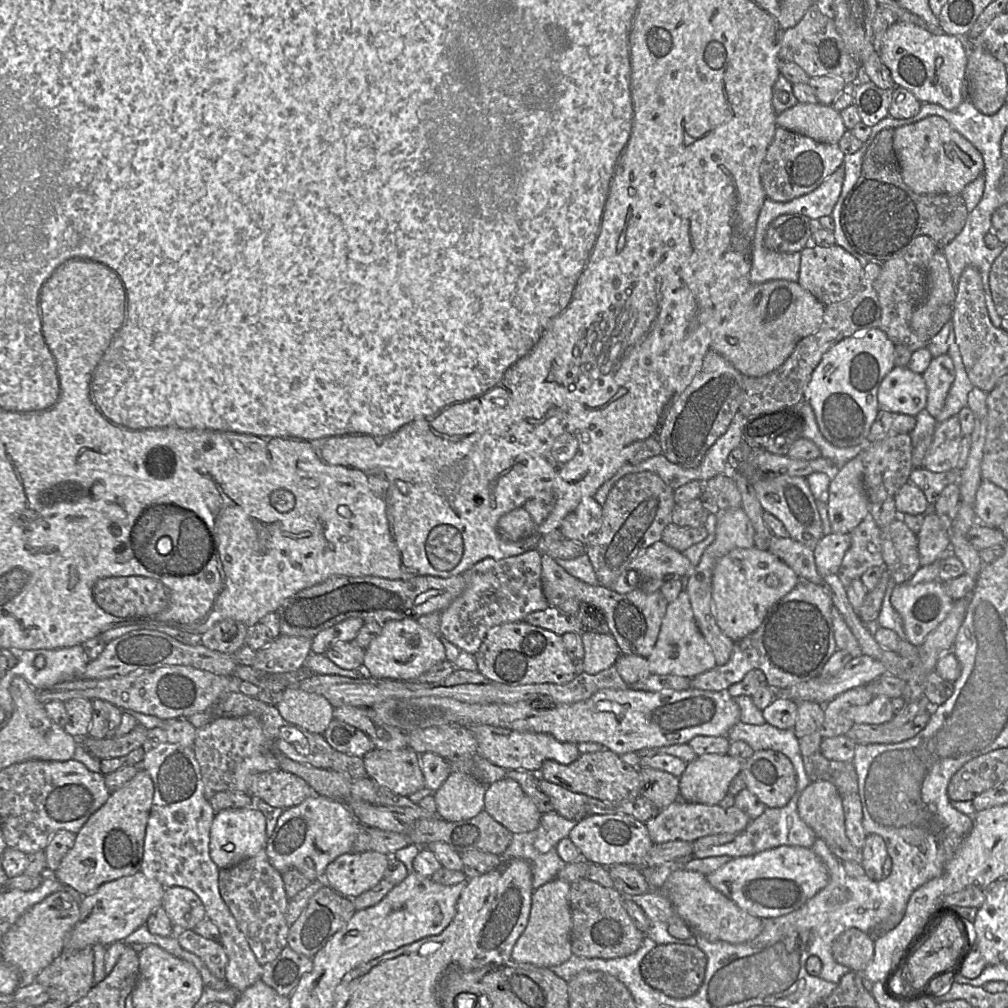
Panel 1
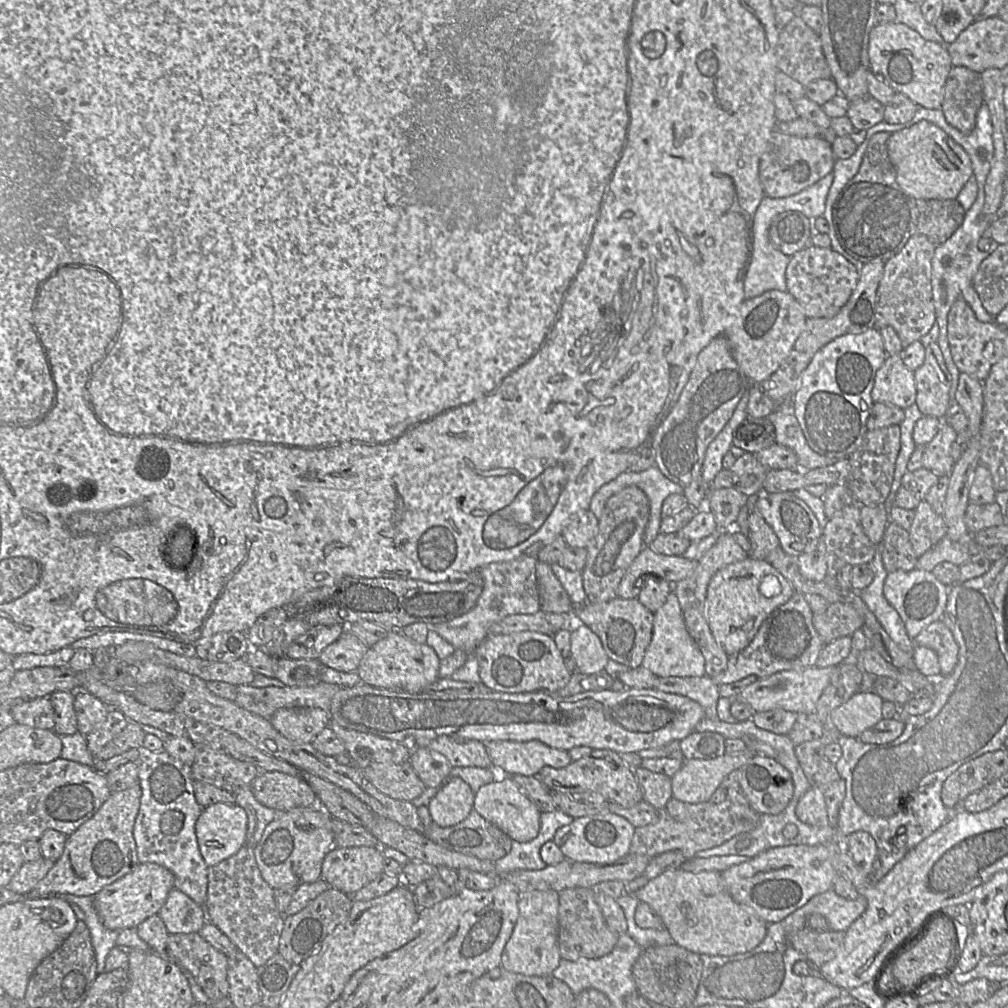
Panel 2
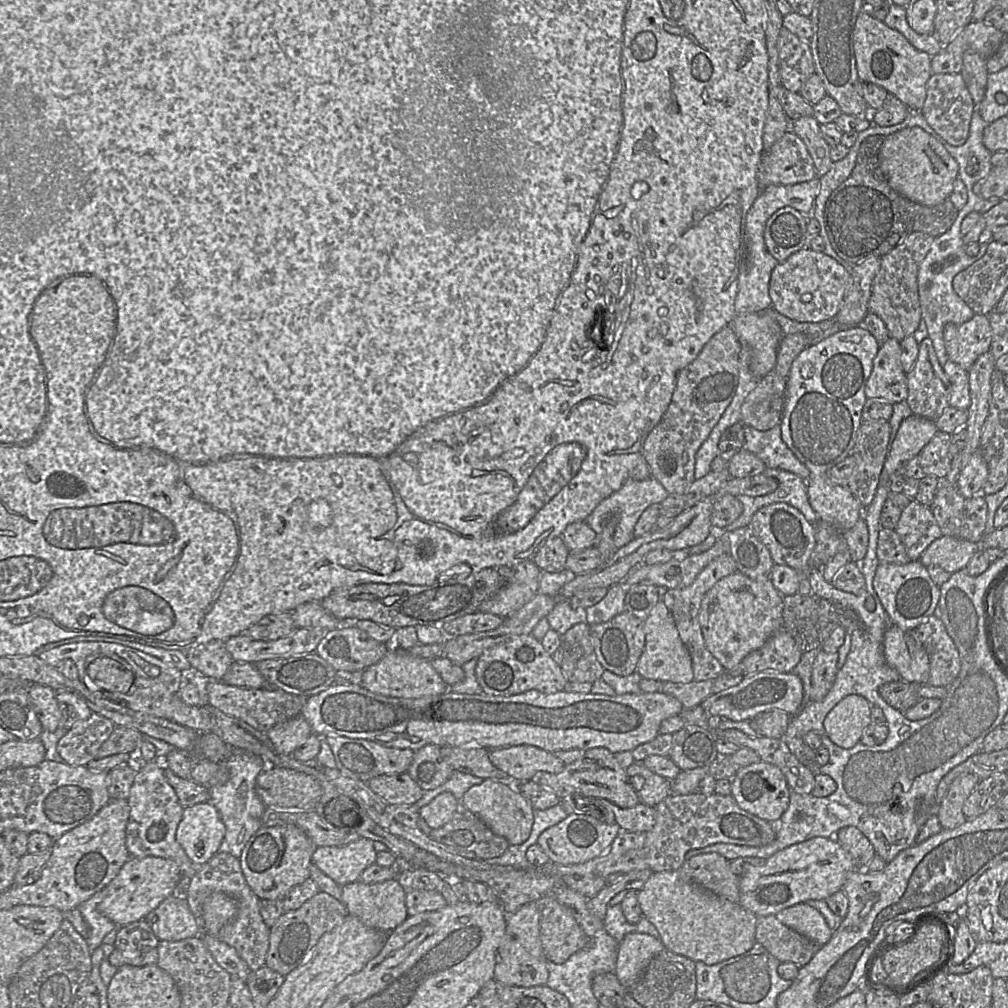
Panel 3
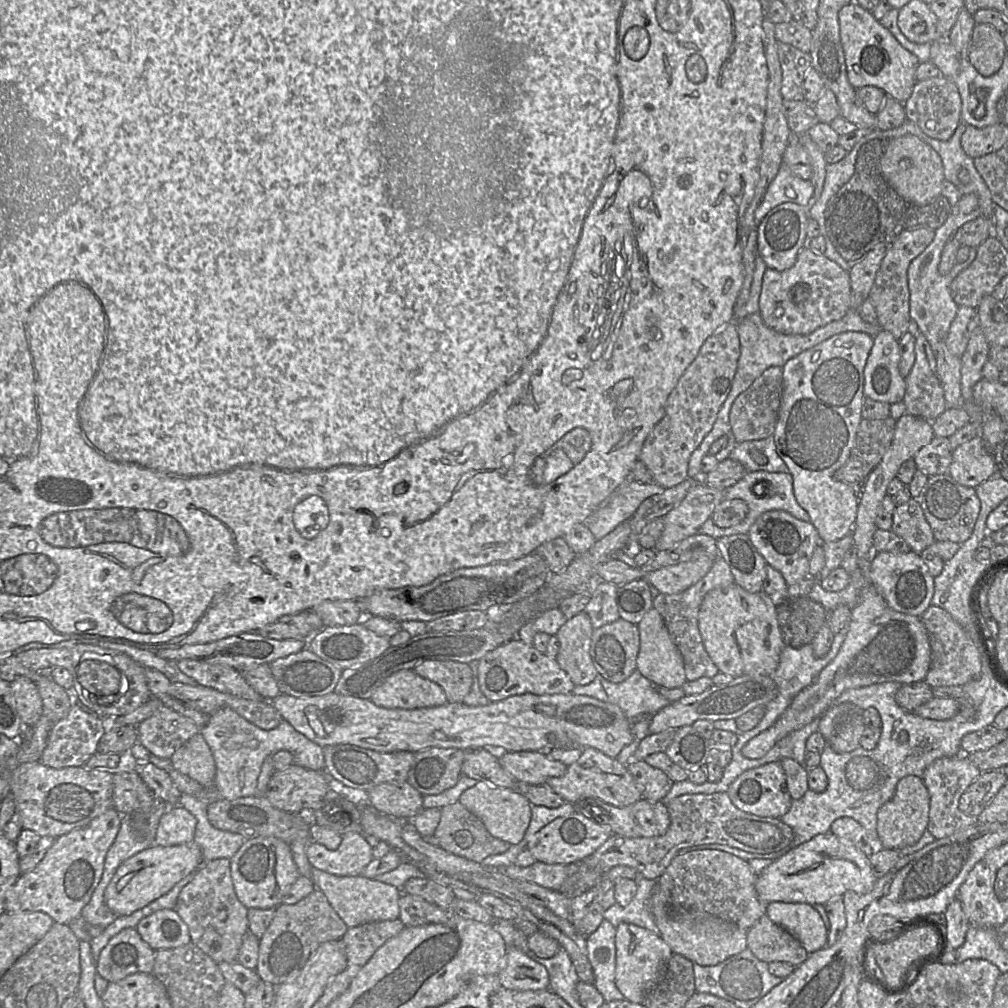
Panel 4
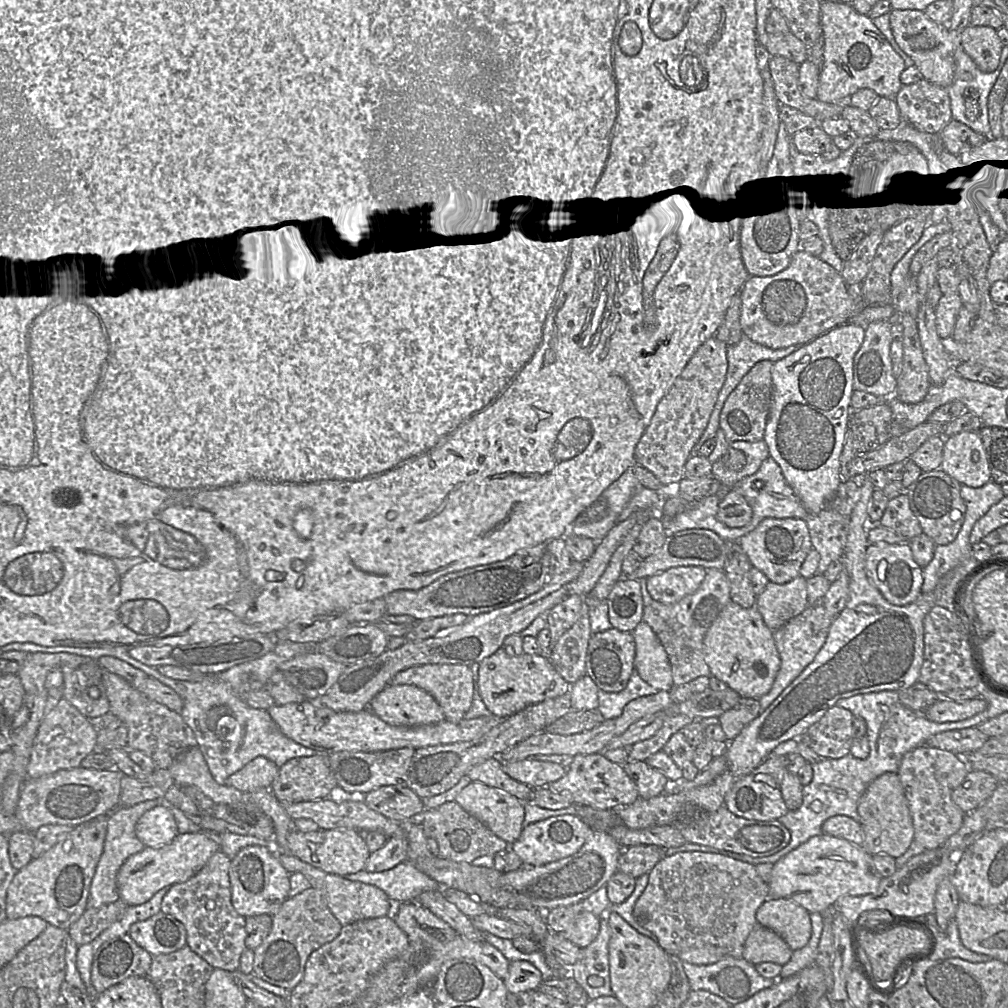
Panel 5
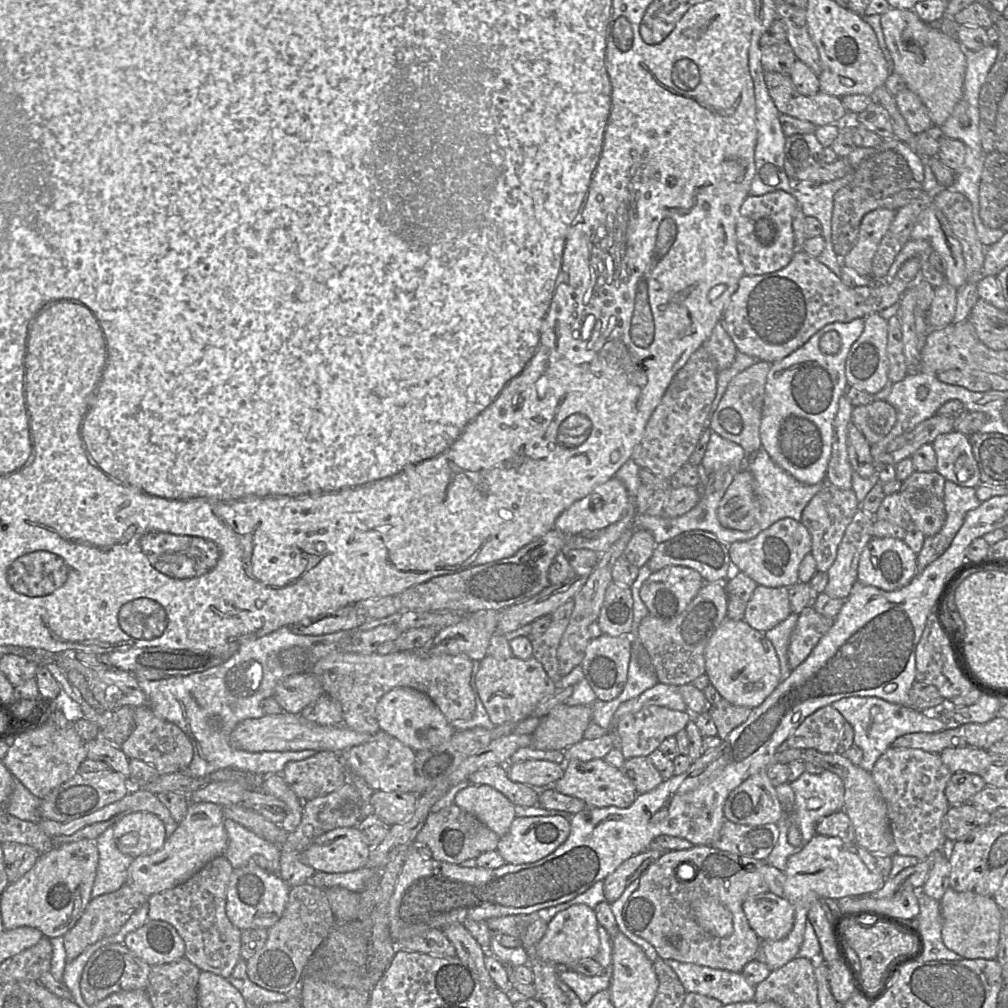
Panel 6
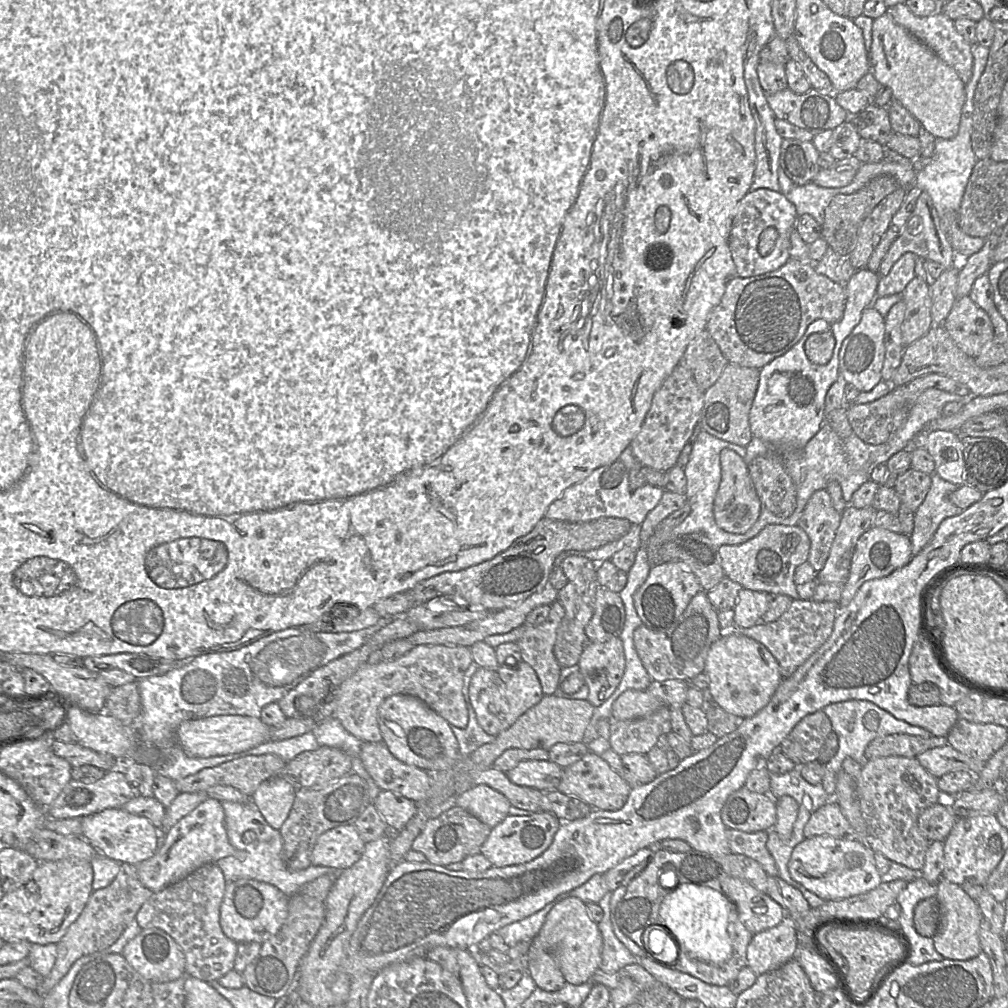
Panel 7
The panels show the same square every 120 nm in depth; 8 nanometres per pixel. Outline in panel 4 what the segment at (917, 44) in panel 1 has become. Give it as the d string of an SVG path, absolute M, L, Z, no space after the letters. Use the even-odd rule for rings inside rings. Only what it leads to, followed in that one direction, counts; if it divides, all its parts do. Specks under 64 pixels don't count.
M855 1L844 6L838 14L840 39L843 47L850 84L859 89L874 86L904 104L916 84L915 73L920 64L918 58L903 48L892 34L877 21L871 11L860 7Z

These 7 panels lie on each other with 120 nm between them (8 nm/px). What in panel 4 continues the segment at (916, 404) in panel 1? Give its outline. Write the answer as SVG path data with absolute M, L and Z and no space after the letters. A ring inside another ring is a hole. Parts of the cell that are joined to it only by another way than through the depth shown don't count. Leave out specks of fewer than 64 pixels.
M881 329L873 338L873 346L864 367L863 392L876 401L893 404L901 402L905 379L898 368L899 345L895 337Z

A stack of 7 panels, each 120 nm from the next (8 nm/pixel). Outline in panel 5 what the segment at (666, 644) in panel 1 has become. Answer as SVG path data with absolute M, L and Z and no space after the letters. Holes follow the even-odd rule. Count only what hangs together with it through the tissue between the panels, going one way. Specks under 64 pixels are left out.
M643 620L632 632L635 639L634 669L658 691L674 687L668 655L652 628Z

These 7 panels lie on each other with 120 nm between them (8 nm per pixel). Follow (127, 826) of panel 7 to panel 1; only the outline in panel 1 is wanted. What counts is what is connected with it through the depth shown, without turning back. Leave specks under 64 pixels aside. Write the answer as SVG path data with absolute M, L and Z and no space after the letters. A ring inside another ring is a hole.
M256 807L221 810L215 814L210 829L210 857L219 869L229 868L263 851L267 840L266 818Z

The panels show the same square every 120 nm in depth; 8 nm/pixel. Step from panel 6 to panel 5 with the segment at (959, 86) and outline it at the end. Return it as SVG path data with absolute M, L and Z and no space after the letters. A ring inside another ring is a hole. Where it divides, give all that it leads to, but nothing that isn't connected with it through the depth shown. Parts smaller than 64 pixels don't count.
M891 9L890 26L895 41L914 62L923 79L941 87L949 87L954 79L954 52L959 46L959 35L955 35L947 24L940 24L928 18L924 11L913 9Z

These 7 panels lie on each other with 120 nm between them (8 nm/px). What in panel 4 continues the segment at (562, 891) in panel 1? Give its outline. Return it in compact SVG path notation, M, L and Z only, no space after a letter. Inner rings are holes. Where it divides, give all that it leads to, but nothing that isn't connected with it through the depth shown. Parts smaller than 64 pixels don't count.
M516 947L506 948L504 964L497 976L506 990L537 991L549 987L547 970Z

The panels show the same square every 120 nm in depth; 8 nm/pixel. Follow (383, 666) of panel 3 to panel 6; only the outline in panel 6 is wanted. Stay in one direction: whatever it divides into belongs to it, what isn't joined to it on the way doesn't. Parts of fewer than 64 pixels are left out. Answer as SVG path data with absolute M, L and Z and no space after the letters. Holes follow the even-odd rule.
M408 687L395 688L378 701L376 720L380 731L398 739L415 752L438 746L455 733L455 728L426 694Z

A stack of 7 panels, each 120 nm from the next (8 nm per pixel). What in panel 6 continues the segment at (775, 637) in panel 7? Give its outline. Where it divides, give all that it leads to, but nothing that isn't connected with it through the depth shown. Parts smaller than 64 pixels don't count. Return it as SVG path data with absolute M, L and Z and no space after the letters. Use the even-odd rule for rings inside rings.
M810 604L798 614L788 647L788 662L791 670L809 656L833 623L833 618L819 614Z

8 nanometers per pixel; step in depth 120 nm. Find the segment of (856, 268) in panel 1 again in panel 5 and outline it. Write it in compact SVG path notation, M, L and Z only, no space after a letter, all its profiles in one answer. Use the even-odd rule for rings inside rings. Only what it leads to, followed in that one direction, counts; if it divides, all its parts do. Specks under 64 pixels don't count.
M799 249L791 259L789 266L783 271L773 275L773 276L750 276L745 284L743 285L740 295L741 295L741 316L740 323L742 332L753 342L763 345L765 347L771 349L784 349L790 346L805 345L819 336L823 335L830 329L837 327L839 325L843 325L848 323L857 313L859 313L863 307L870 306L866 305L862 299L862 302L857 302L854 300L848 293L847 284L845 283L842 275L838 273L831 265L822 261L818 256L811 255L804 251L803 249Z

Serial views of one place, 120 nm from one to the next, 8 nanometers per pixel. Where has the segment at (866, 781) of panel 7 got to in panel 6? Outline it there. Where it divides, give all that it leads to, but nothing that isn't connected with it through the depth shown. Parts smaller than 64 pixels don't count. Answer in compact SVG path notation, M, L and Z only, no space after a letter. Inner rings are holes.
M890 747L877 759L870 773L886 803L896 854L924 860L934 851L943 849L946 838L941 823L950 808L945 787L952 773L939 754Z

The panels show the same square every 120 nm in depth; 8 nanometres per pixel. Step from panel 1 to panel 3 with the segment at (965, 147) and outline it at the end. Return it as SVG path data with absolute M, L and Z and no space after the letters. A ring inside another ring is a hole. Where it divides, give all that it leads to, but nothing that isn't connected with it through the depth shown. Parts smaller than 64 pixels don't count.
M910 127L886 137L880 167L893 190L916 203L933 206L947 200L958 177L957 161L943 144L920 127Z

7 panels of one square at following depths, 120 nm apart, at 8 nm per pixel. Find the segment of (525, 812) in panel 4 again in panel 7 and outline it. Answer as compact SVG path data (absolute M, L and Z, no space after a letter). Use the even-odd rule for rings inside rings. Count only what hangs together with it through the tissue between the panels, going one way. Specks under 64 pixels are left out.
M474 785L457 798L456 806L493 828L509 815L511 804L491 787Z

